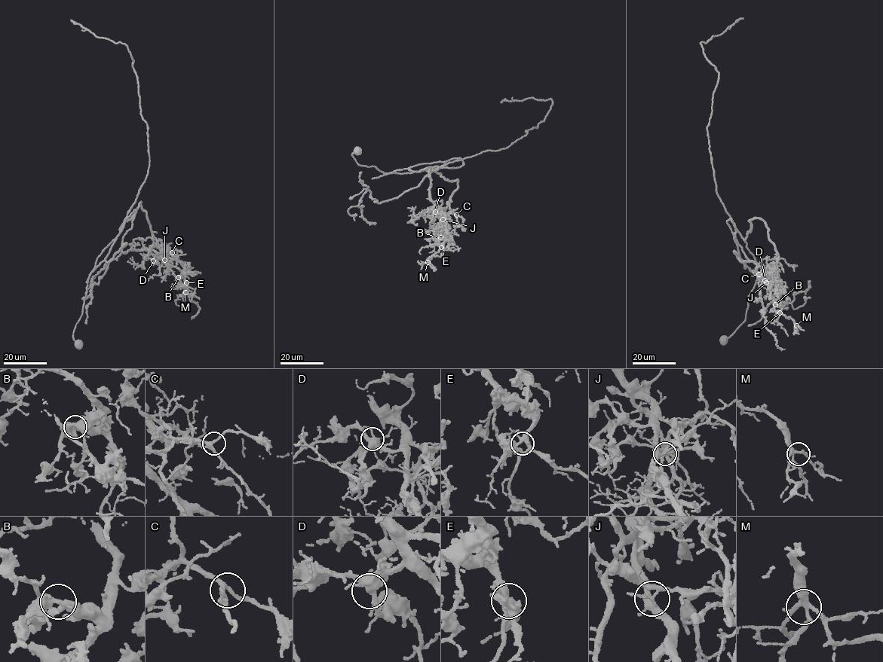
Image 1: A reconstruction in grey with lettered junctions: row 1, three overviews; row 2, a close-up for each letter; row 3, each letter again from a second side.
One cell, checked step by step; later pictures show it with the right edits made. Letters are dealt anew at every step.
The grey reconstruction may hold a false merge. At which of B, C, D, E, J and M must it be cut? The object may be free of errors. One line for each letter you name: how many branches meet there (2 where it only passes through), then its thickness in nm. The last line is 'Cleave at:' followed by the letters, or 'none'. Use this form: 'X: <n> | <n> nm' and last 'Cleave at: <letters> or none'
J: 5 | 220 nm
Cleave at: J

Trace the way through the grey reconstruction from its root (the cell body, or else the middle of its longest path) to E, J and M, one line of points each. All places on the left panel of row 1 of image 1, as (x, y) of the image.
E: (78, 347), (72, 335), (82, 312), (90, 275), (124, 244), (124, 251), (152, 250), (180, 269), (186, 282)
J: (78, 347), (72, 335), (82, 312), (91, 273), (111, 260), (124, 244), (123, 251), (151, 249), (164, 260)
M: (78, 347), (72, 335), (90, 275), (124, 244), (123, 251), (151, 249), (180, 269), (185, 292)

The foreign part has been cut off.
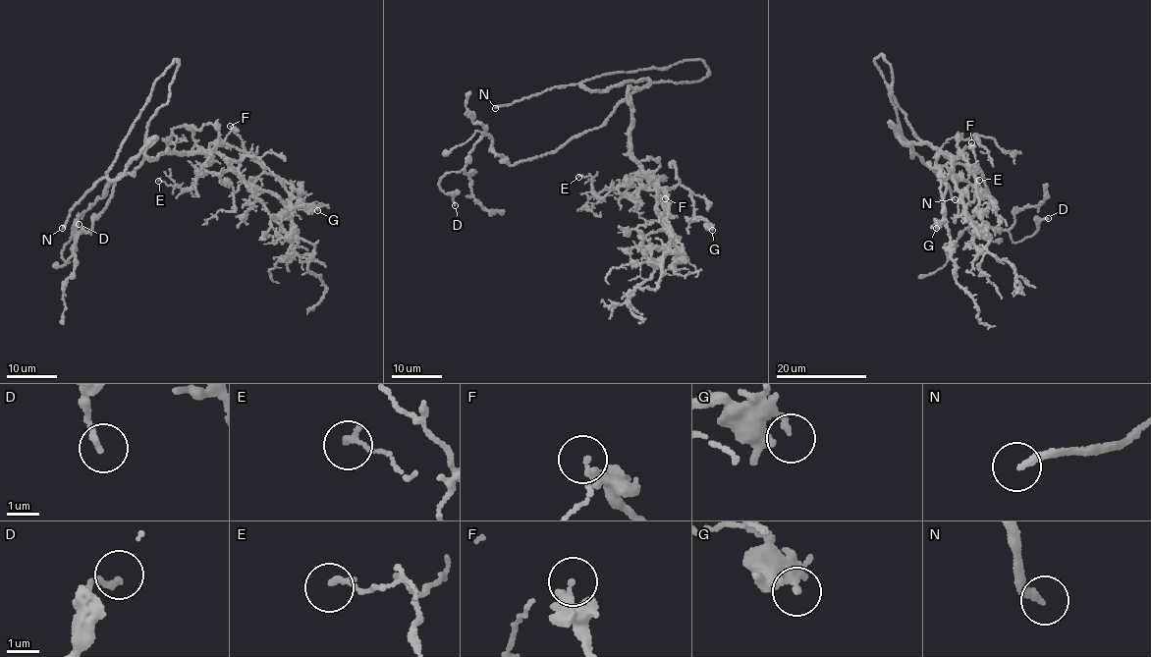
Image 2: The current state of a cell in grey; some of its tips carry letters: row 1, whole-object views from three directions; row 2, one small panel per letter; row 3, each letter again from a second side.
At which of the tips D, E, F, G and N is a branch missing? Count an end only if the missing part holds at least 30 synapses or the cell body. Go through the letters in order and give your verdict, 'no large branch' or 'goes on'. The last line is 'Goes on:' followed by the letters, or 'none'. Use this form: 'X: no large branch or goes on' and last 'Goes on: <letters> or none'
D: no large branch
E: no large branch
F: no large branch
G: no large branch
N: goes on
Goes on: N

